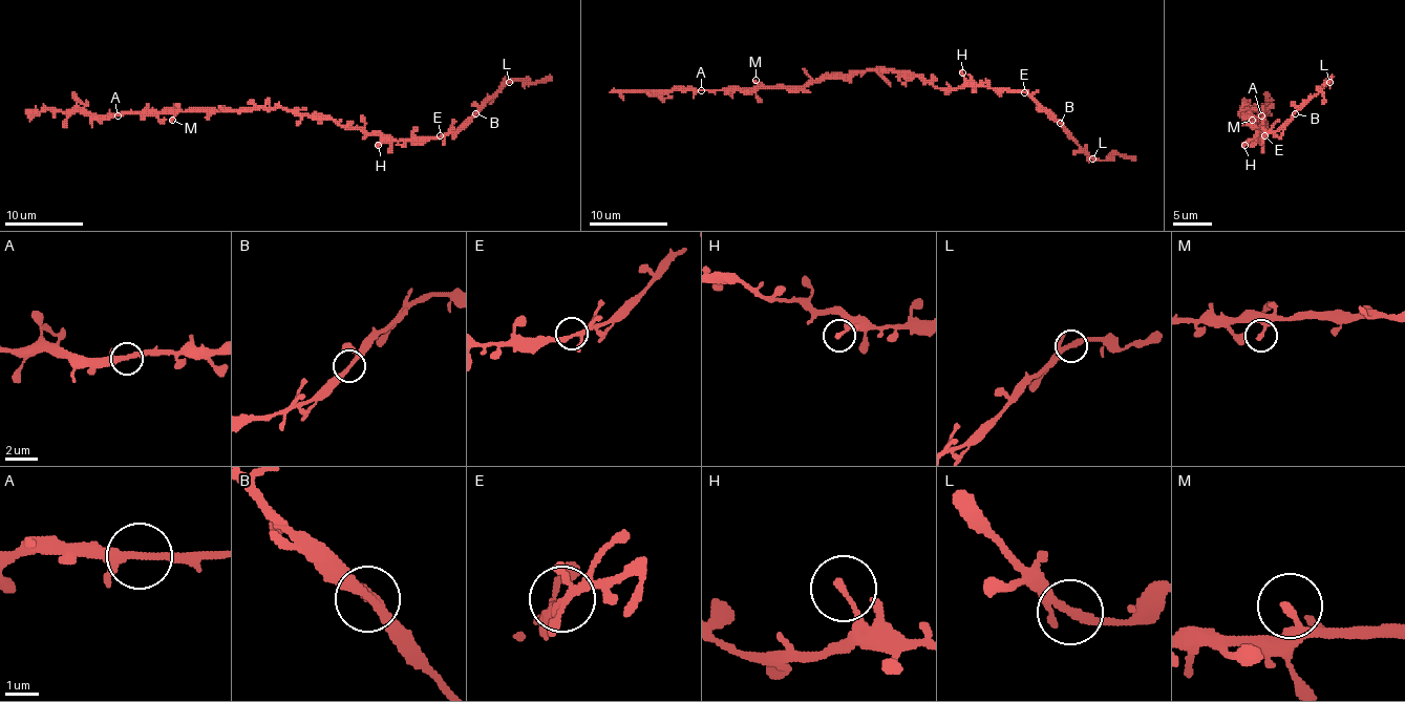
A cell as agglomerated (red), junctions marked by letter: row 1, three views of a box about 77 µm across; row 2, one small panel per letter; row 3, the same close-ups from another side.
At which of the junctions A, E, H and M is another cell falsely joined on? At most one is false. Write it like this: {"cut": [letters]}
{"cut": []}

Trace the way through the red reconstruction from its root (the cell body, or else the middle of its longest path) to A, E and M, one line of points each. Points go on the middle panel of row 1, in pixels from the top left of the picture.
A: (898, 75), (890, 70), (867, 70), (808, 80), (803, 86), (701, 90)
E: (898, 75), (915, 75), (939, 88), (990, 86), (1024, 92)
M: (898, 75), (890, 70), (867, 70), (808, 80), (803, 86), (760, 86), (756, 80)

